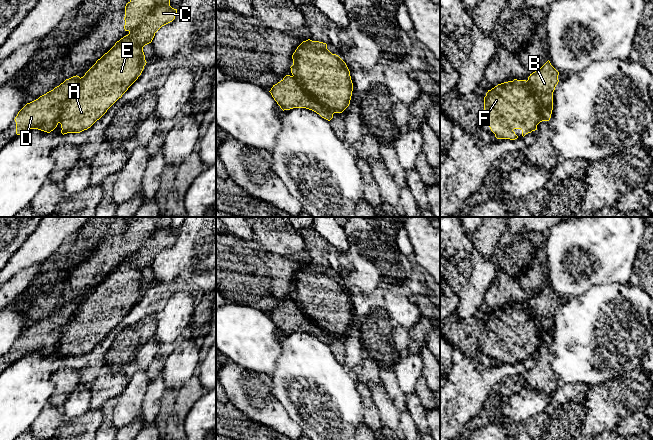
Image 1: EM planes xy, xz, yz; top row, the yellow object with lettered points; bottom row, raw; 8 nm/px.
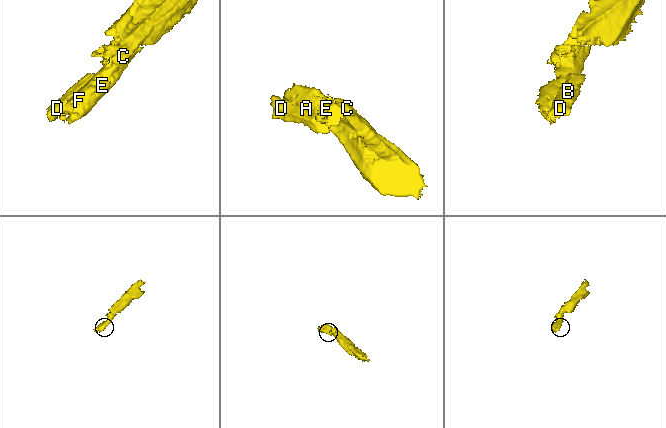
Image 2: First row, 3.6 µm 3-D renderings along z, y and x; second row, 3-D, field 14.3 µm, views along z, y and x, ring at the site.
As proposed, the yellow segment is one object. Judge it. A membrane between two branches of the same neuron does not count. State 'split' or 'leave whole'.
leave whole

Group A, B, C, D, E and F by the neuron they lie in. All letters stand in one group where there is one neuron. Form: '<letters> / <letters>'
A B C D E F

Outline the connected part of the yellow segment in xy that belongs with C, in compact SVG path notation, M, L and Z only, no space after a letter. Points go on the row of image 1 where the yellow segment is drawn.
M130 0L125 6L125 31L129 34L121 38L85 73L83 77L73 76L38 99L27 103L15 117L16 134L20 135L30 129L38 129L47 133L61 124L61 133L80 133L90 128L107 110L128 90L141 75L146 65L143 47L152 42L155 33L164 25L175 19L177 9L170 6L170 0Z

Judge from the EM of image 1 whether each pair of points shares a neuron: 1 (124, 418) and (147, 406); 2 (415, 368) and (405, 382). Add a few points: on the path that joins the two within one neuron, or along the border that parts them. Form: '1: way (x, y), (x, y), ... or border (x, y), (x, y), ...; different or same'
1: border (147, 388), (139, 416), (136, 420); different
2: way (412, 371), (407, 376), (407, 379); same

